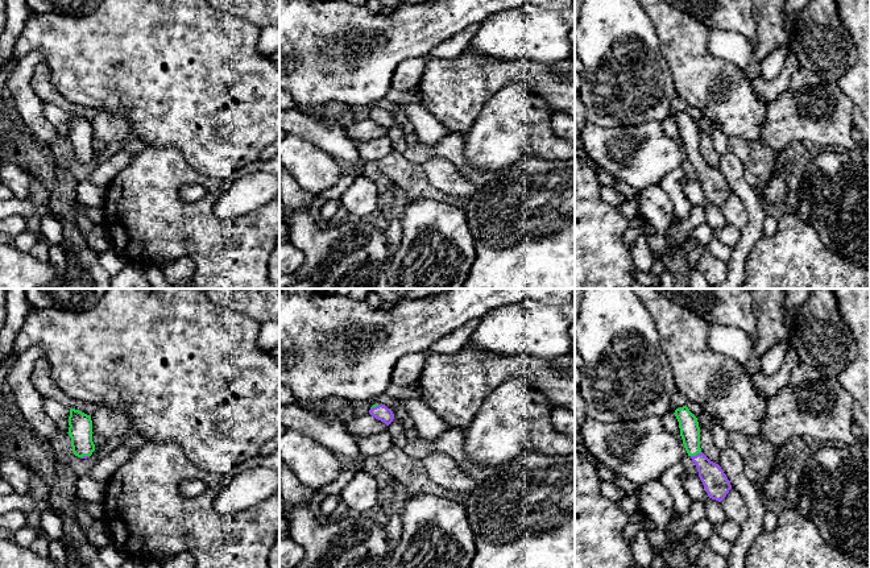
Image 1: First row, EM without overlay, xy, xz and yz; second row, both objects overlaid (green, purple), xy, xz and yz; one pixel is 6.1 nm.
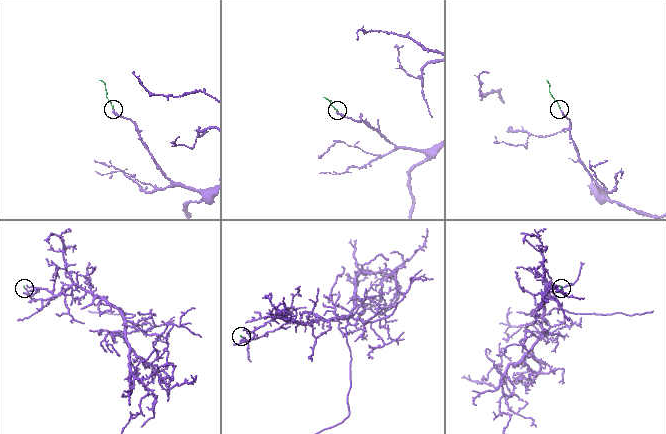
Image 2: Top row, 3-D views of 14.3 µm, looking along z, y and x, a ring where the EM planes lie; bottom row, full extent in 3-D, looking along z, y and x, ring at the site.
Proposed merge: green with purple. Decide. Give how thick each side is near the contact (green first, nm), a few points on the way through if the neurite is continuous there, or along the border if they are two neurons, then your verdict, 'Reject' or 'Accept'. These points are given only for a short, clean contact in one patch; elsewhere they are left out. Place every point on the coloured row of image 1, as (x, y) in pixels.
Thickness 130 nm (green) against 160 nm. Path across: yz (690, 431), (695, 455), (716, 484). Accept

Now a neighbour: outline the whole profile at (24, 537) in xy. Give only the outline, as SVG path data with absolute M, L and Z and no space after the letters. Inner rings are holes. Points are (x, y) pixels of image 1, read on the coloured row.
M25 526L17 531L14 531L13 542L22 547L30 547L30 544L38 538L45 535L44 528L40 527L29 527Z

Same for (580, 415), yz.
M575 383L575 434L580 432L581 424L585 418L587 418L585 403L581 395L581 387L580 385Z

